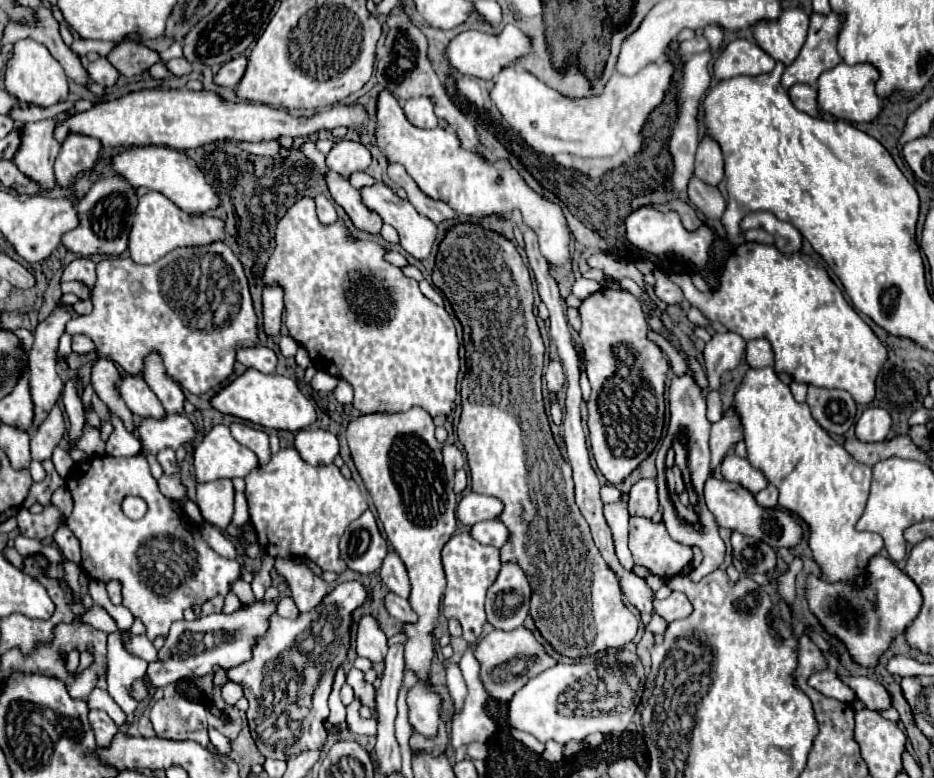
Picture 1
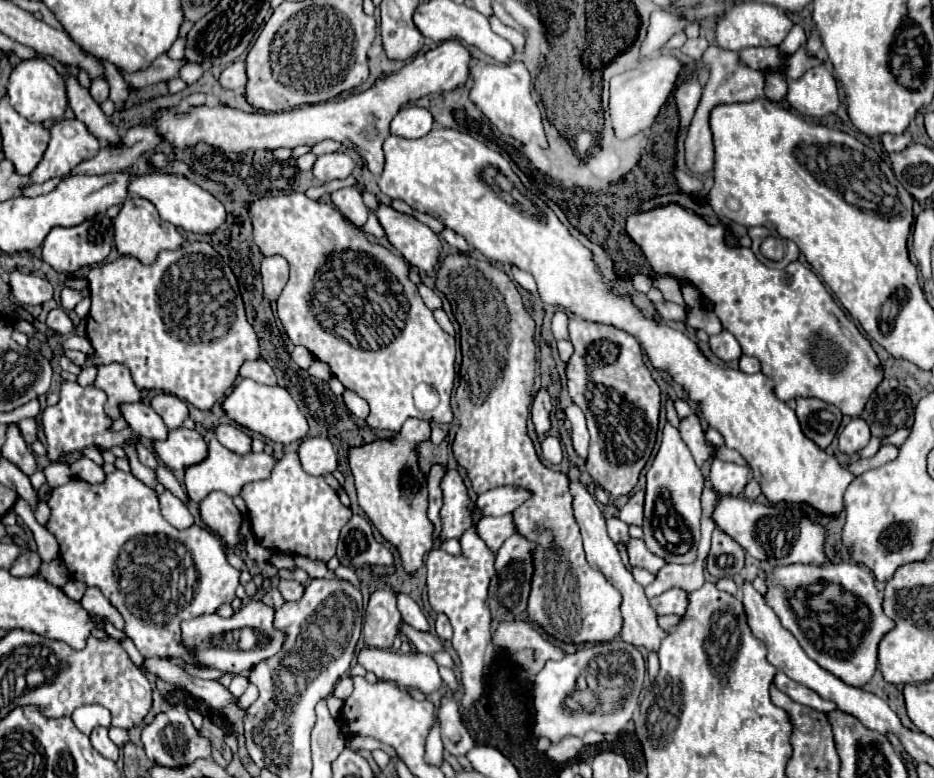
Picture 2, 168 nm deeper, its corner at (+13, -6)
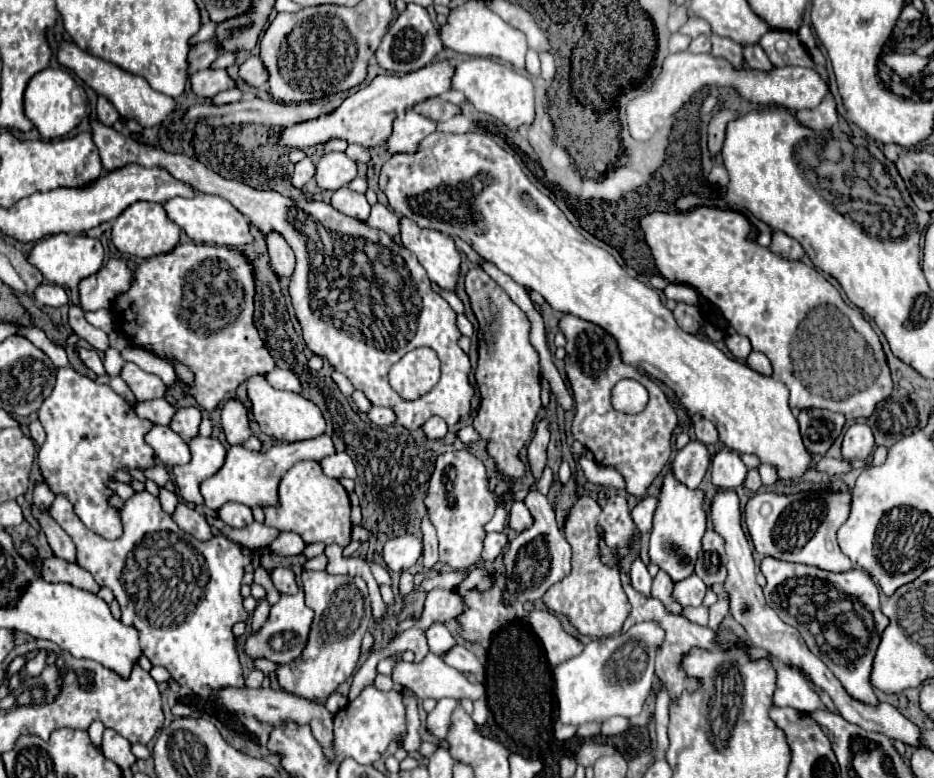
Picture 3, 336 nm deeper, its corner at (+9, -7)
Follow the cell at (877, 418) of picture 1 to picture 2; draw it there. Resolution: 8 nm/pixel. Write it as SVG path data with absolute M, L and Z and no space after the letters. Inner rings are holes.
M853 418L839 436L839 450L845 454L857 454L861 448L869 444L871 432L863 418Z

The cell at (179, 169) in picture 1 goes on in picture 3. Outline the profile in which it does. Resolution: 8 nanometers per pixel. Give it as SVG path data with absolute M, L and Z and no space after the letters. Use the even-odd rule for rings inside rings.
M197 193L195 199L175 197L173 201L165 203L165 211L169 213L169 219L173 219L195 243L211 243L225 247L243 247L253 243L253 235L249 229L251 221L223 197L205 195L205 193Z

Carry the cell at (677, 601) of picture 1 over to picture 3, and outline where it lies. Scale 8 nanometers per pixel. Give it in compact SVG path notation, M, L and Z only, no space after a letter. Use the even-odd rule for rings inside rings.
M693 573L693 575L689 575L687 579L683 579L683 581L679 581L679 583L675 585L673 597L675 597L683 607L687 607L687 605L697 607L697 605L703 603L705 591L707 591L705 583Z

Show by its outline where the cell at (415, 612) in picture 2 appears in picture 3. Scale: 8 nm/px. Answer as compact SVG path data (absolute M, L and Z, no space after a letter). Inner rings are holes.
M435 623L427 629L427 641L431 651L437 657L445 657L445 653L449 653L449 649L453 649L453 645L457 645L455 637L449 633L449 629L441 623Z

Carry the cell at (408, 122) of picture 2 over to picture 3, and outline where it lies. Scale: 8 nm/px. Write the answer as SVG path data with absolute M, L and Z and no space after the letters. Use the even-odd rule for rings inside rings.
M409 109L407 113L399 115L393 121L393 131L389 139L385 141L385 149L395 155L395 153L417 153L419 143L435 131L435 123L429 121L429 117L423 117Z

